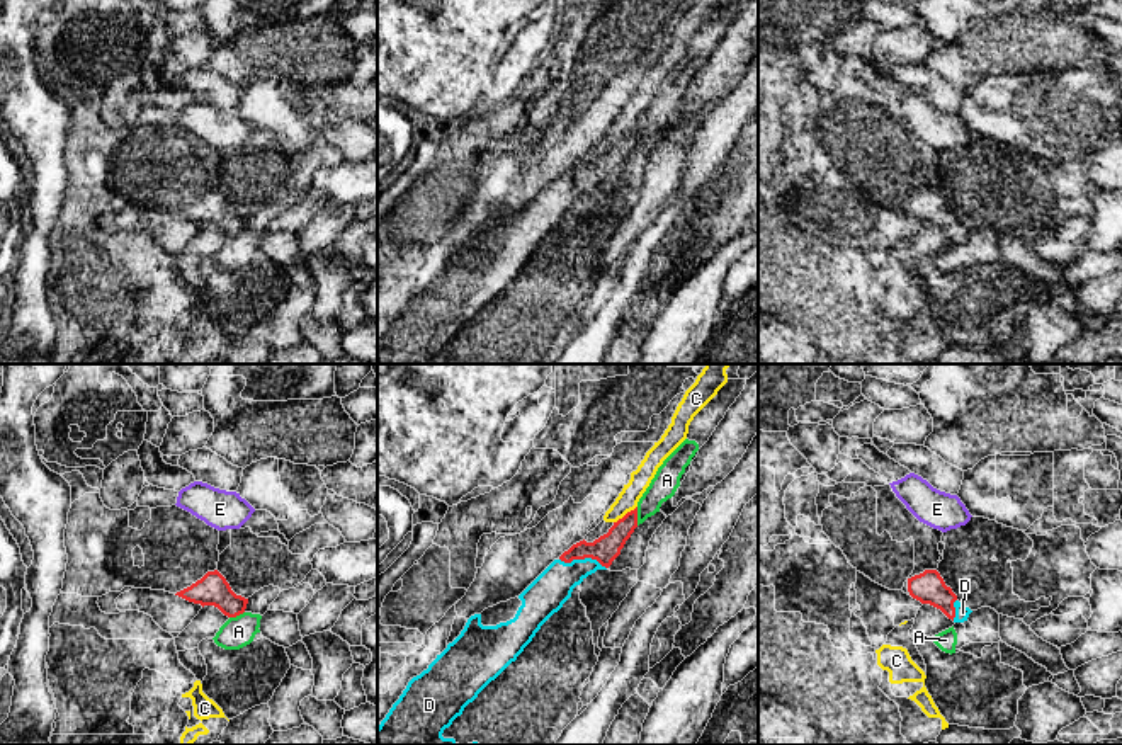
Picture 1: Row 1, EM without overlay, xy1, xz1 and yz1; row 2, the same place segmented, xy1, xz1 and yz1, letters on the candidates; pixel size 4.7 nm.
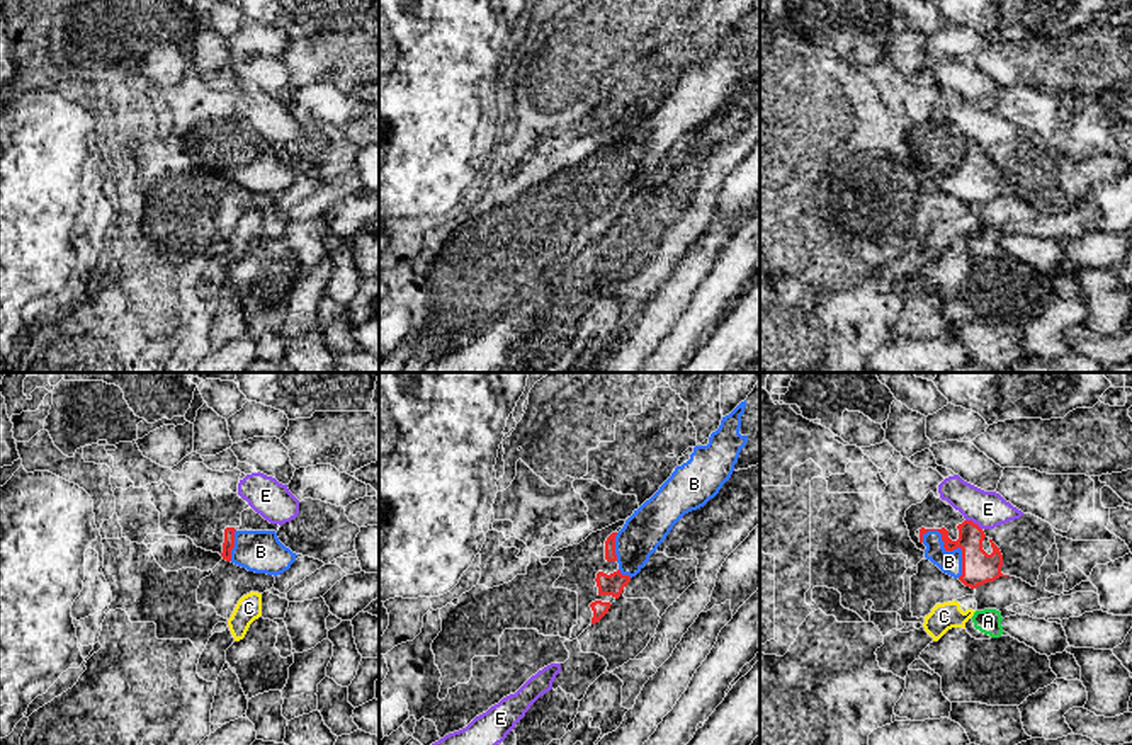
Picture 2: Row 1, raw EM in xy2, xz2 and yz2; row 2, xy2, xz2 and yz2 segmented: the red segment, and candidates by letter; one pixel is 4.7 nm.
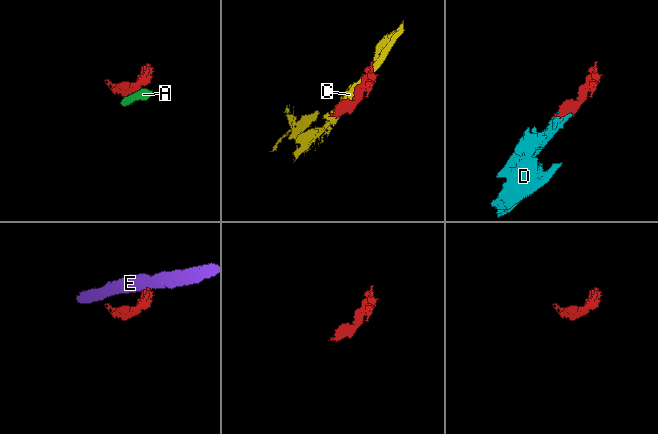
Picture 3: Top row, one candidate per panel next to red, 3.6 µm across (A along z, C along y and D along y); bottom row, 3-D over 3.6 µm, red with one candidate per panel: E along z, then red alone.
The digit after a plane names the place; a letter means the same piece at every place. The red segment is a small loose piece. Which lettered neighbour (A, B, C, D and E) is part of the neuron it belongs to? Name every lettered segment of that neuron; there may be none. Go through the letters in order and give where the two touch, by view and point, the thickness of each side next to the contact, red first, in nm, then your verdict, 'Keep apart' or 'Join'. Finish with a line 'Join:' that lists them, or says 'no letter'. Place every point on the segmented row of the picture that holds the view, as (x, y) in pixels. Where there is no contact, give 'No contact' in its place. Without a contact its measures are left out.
A: Touches red at xz1 (636, 516). Thickness 120 nm (red) against 120 nm. Keep apart
B: Touches red at yz2 (952, 550). Thickness 160 nm (red) against 110 nm. Join
C: Touches red at xz1 (626, 514). Thickness 120 nm (red) against 100 nm. Keep apart
D: Touches red at xz1 (583, 558). Thickness 120 nm (red) against 180 nm. Join
E: Touches red at yz2 (973, 523). Thickness 160 nm (red) against 180 nm. Keep apart
Join: B, D

